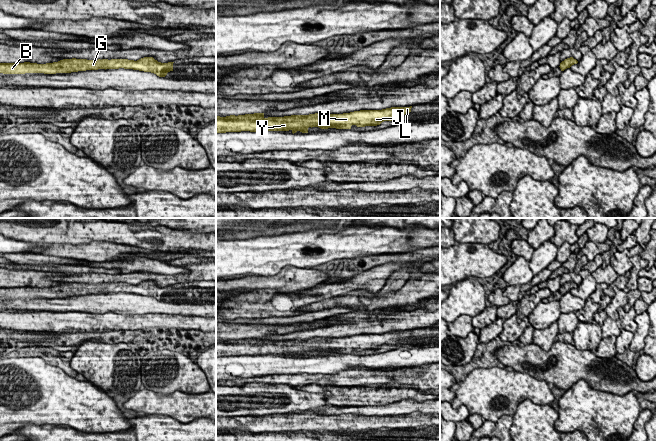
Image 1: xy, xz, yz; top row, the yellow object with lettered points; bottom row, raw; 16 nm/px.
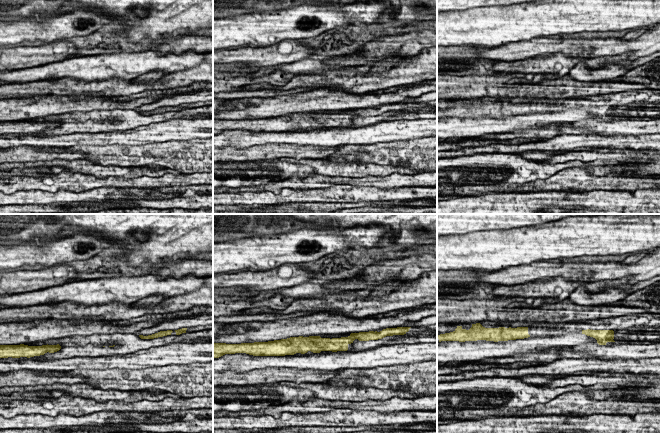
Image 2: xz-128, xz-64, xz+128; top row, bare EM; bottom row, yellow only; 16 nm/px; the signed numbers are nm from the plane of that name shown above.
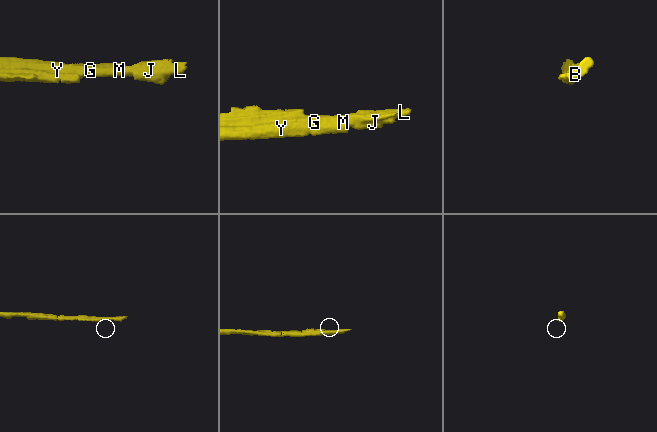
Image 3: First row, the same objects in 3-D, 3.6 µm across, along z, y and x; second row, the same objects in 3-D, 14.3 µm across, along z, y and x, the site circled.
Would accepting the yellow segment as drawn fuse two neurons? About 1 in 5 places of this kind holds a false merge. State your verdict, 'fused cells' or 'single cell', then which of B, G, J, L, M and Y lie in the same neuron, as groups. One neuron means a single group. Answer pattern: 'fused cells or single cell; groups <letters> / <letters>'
single cell; groups B G J L M Y

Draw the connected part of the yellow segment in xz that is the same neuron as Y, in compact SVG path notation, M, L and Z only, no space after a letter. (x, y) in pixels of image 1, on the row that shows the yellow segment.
M391 107L382 110L360 110L343 114L309 114L309 115L291 115L284 117L264 117L264 113L254 113L245 115L230 115L226 117L216 116L216 134L226 132L241 132L241 131L289 131L296 133L308 133L309 127L319 127L321 129L336 128L336 129L351 129L352 125L357 127L377 126L384 121L397 121L399 115L405 115L411 112L410 107Z

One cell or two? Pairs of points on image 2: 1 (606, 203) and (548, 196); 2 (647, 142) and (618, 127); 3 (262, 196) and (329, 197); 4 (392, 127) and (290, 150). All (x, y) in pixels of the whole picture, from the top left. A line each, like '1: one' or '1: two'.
1: one
2: two
3: one
4: two

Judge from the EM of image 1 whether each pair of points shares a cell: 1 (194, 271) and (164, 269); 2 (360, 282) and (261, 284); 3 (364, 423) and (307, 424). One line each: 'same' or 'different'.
1: different
2: different
3: same

